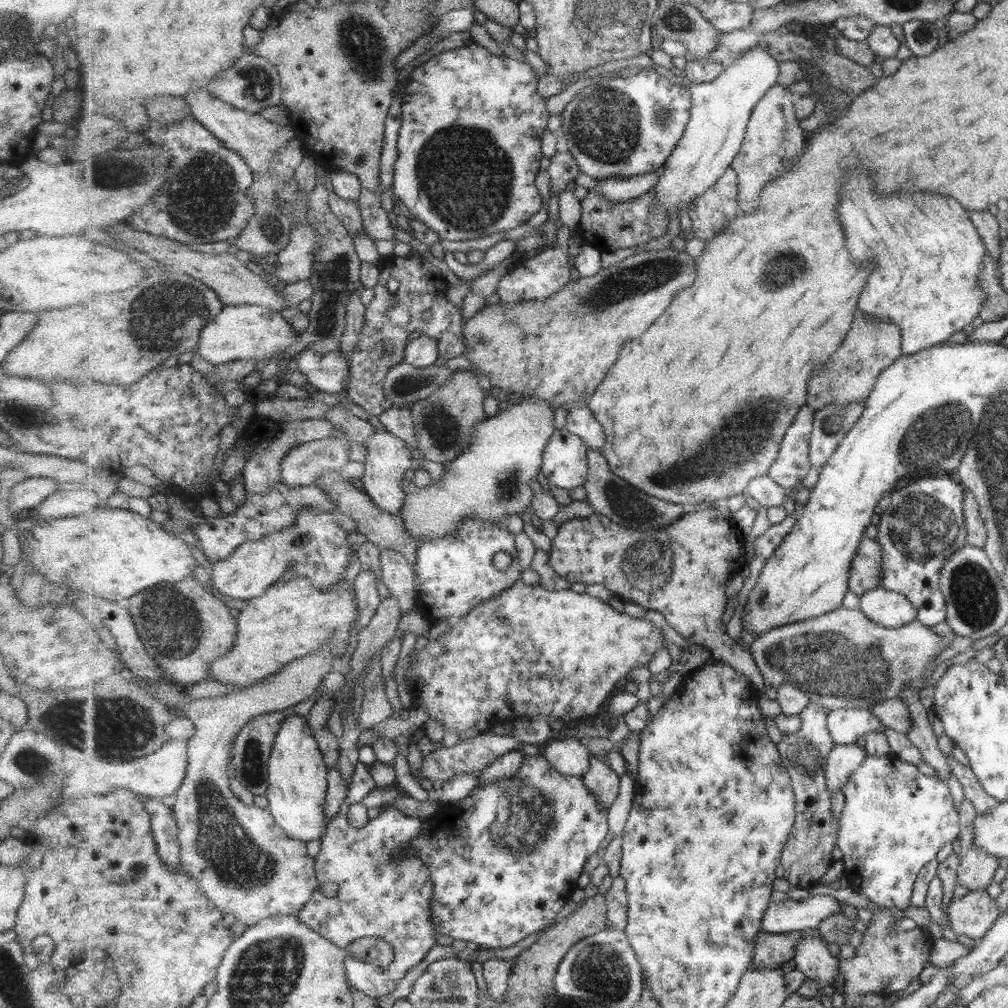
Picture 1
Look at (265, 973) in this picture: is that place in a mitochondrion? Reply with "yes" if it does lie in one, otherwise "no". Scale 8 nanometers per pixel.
yes

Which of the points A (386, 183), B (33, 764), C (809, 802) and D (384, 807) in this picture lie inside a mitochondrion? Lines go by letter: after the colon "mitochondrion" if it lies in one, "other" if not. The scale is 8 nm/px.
A: other
B: mitochondrion
C: other
D: other

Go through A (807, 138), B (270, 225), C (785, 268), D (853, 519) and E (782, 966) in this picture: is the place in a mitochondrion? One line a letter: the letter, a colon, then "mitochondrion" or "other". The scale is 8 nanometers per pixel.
A: other
B: mitochondrion
C: mitochondrion
D: other
E: other

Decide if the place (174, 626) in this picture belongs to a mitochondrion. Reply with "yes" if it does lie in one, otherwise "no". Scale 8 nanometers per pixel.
yes

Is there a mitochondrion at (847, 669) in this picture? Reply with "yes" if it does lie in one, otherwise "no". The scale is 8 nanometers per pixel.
yes

